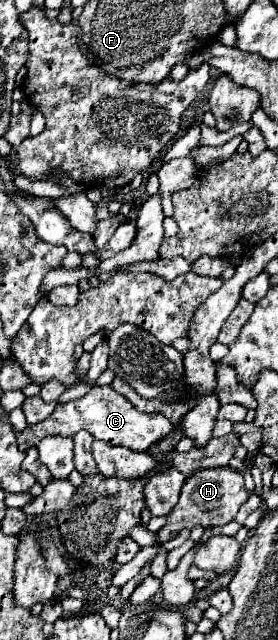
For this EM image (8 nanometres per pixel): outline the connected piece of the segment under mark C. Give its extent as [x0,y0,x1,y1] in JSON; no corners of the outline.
[18,386,176,452]

